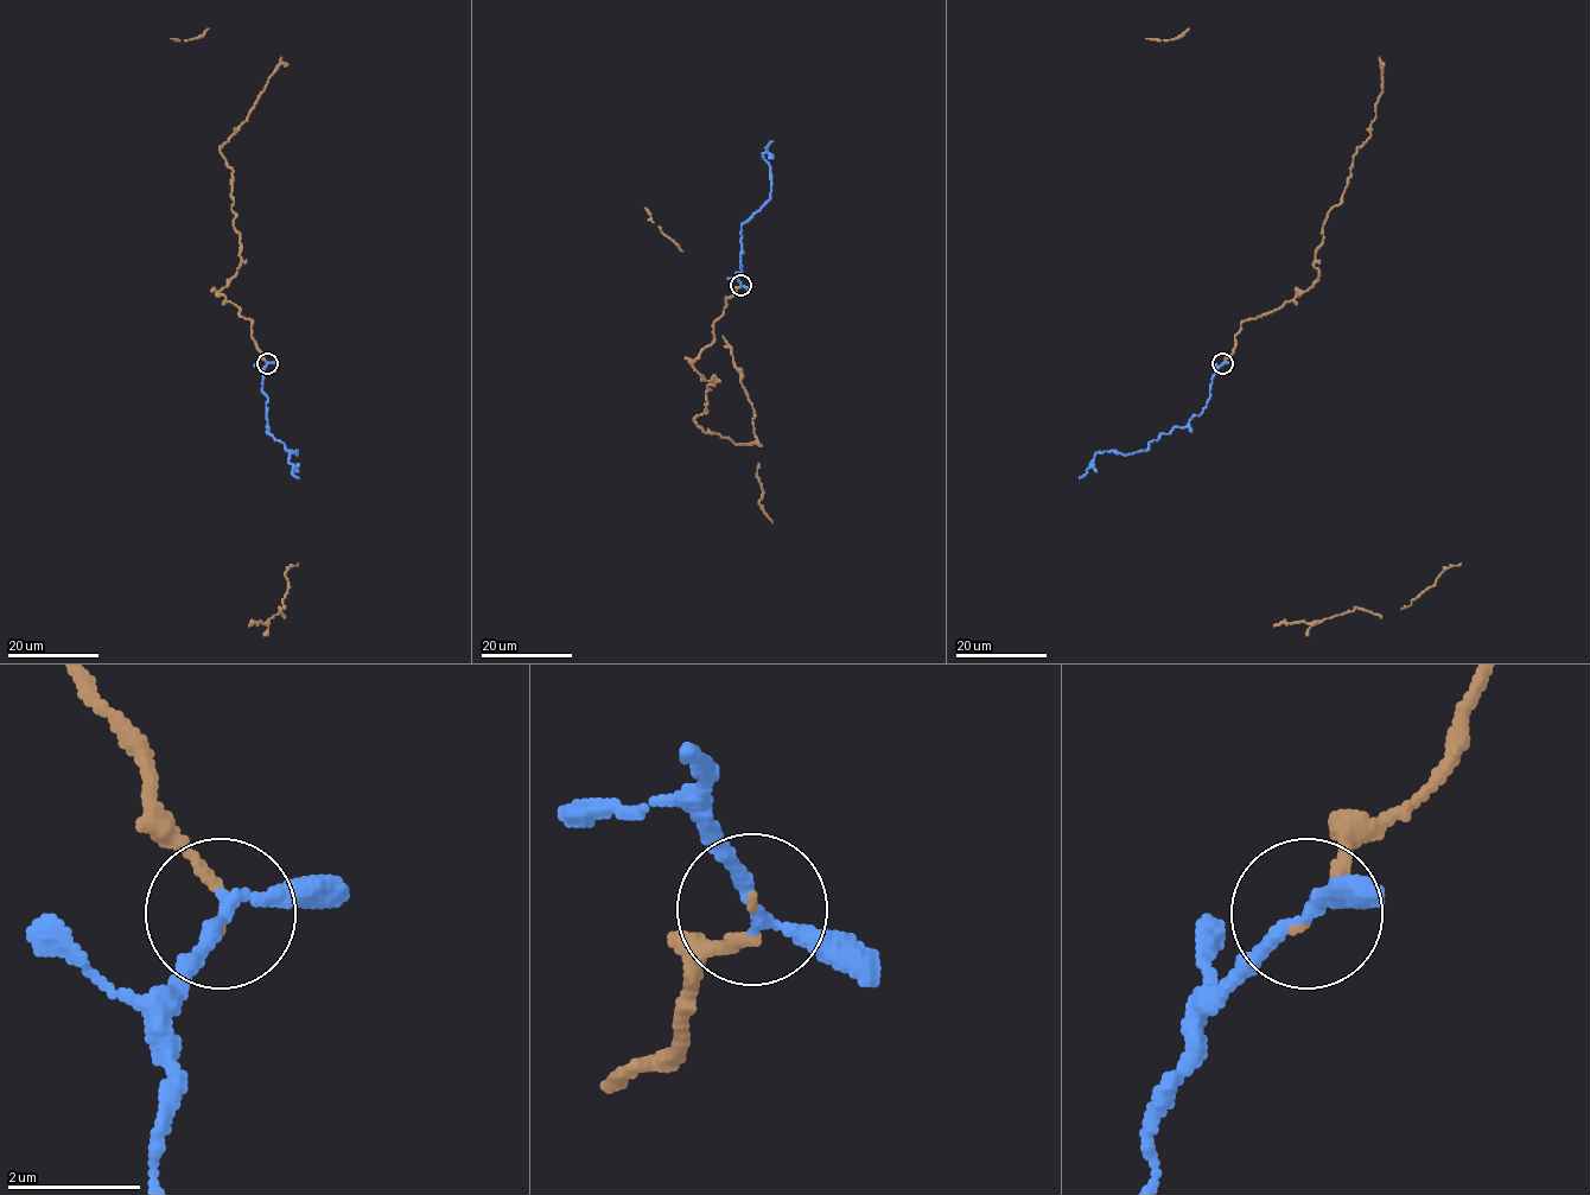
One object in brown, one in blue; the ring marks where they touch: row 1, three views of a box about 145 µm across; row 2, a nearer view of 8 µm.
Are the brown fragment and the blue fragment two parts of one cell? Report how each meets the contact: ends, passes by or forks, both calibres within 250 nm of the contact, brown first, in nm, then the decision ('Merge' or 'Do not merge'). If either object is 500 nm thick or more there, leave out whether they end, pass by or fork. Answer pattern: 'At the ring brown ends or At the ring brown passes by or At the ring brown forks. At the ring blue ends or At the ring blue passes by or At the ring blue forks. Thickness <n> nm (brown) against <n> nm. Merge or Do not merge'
At the ring brown ends. At the ring blue passes by. Thickness 120 nm (brown) against 190 nm. Merge

